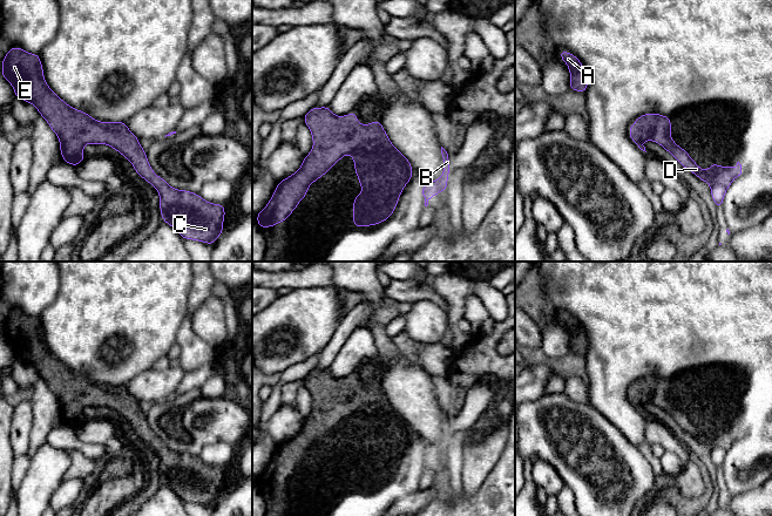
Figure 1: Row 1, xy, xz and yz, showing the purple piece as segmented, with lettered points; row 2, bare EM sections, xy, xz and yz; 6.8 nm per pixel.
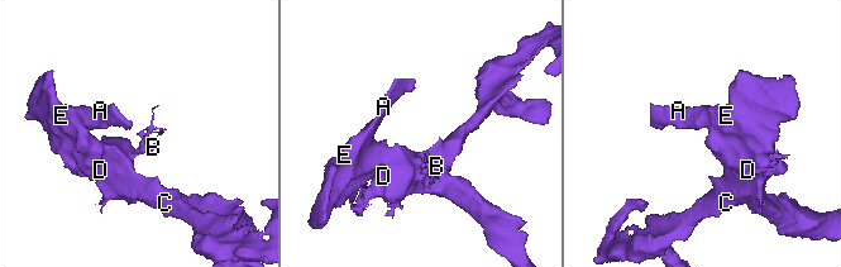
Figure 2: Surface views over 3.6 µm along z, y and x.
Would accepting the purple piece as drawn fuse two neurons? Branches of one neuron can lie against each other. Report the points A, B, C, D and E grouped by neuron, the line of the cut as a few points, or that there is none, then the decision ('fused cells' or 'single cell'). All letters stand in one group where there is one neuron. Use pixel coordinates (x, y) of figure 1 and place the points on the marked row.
groups A B C D E; cut none; single cell

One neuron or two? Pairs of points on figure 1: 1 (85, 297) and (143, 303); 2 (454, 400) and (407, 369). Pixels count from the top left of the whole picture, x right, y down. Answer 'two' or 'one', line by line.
1: one
2: two

